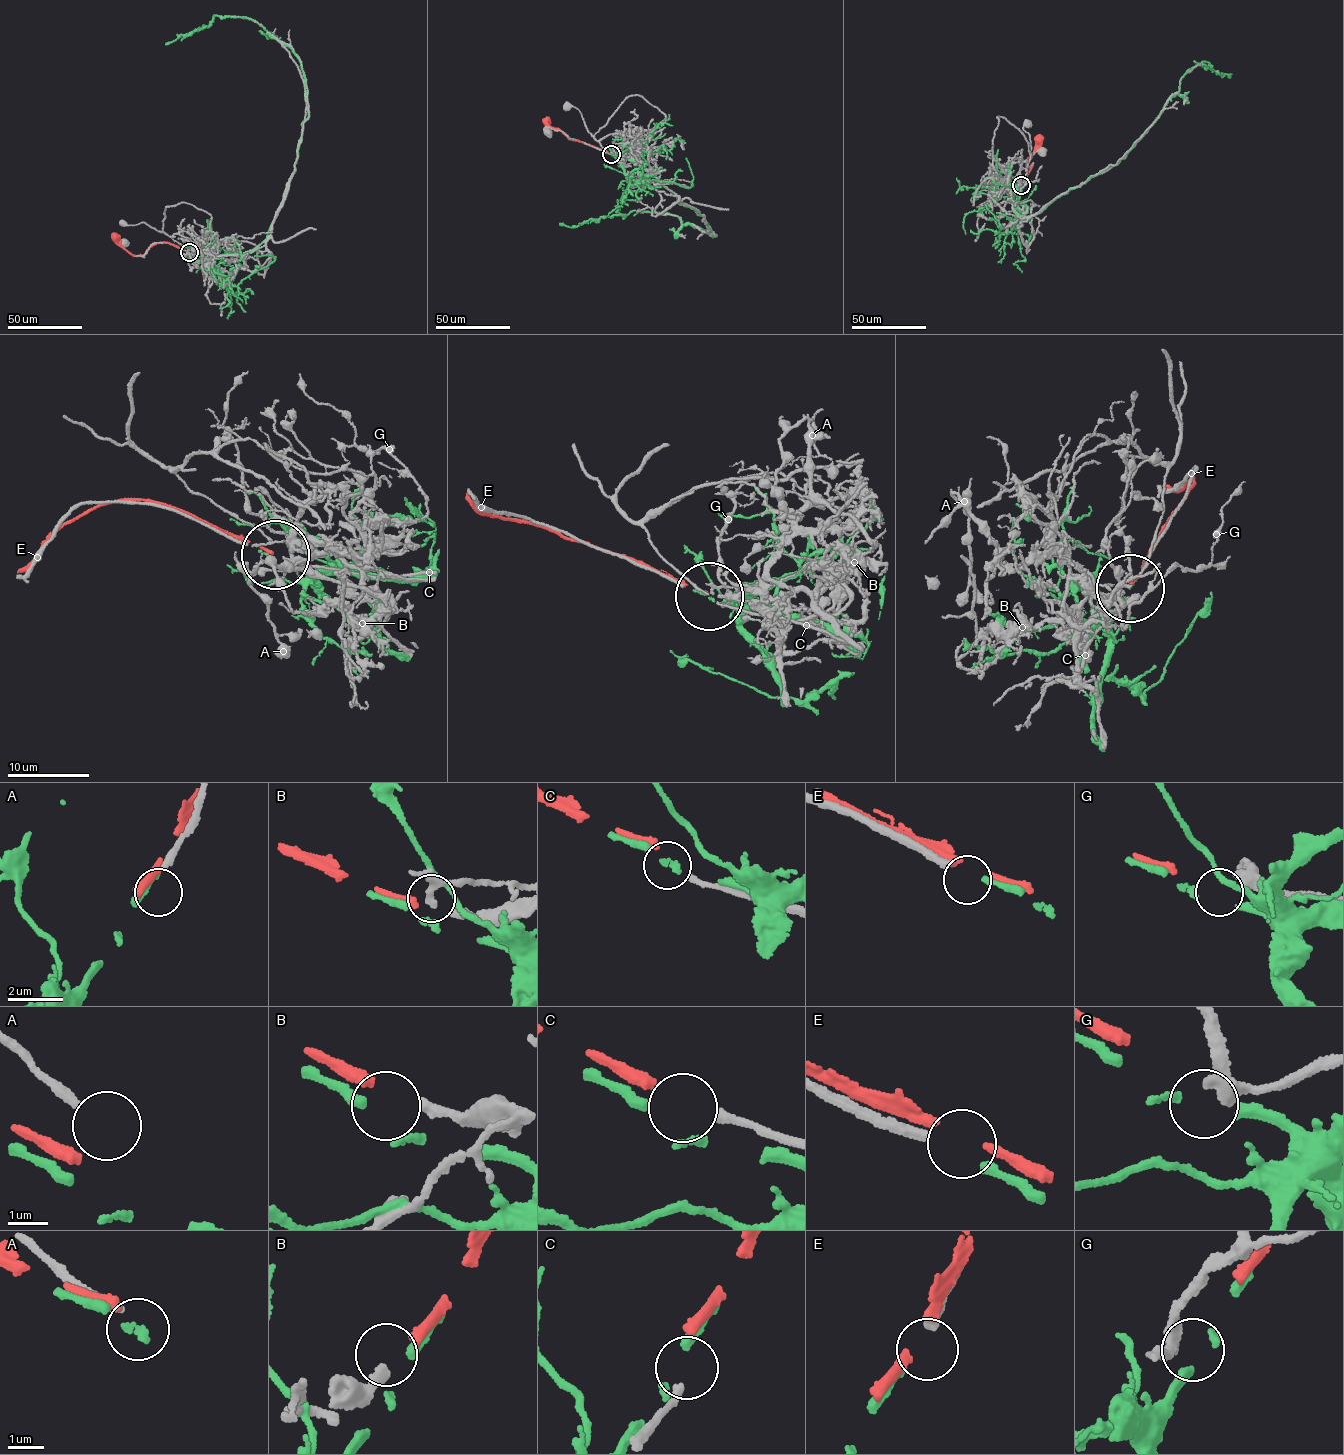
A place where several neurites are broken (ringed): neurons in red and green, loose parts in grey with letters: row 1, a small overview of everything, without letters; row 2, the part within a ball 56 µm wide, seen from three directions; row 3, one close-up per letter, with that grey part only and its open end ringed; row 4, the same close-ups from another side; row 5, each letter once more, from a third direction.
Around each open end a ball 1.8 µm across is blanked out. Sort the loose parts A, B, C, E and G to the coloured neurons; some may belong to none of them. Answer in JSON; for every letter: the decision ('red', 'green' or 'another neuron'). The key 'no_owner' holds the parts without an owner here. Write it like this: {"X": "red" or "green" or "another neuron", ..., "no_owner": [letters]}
{"A": "another neuron", "B": "red", "C": "another neuron", "E": "green", "G": "another neuron", "no_owner": ["A", "C", "G"]}

